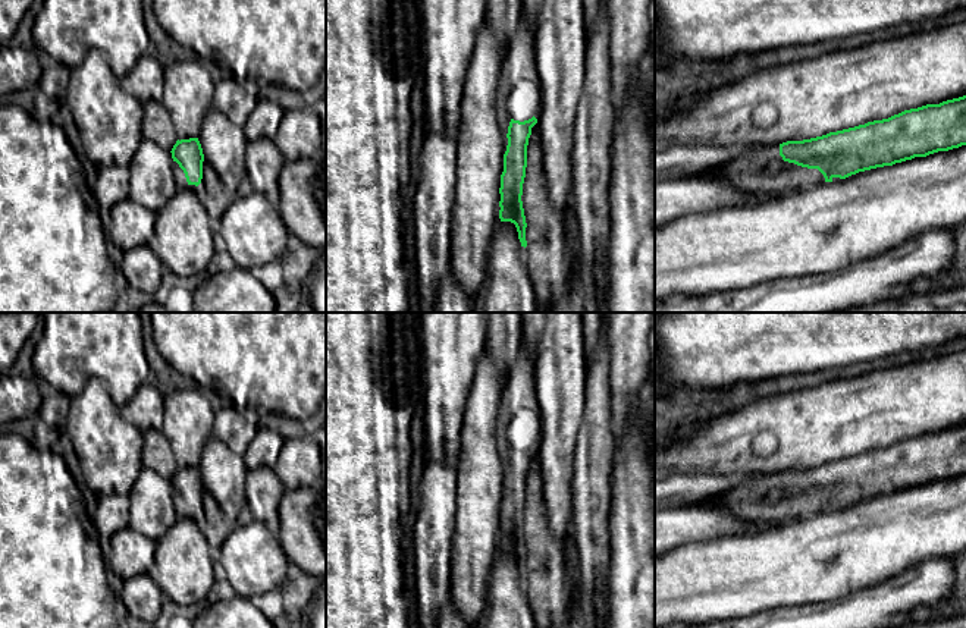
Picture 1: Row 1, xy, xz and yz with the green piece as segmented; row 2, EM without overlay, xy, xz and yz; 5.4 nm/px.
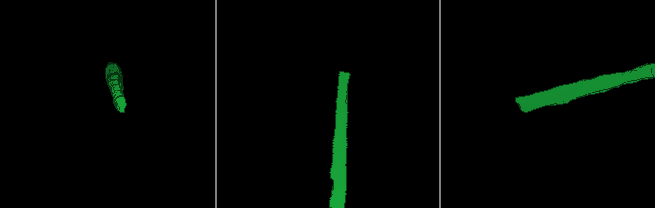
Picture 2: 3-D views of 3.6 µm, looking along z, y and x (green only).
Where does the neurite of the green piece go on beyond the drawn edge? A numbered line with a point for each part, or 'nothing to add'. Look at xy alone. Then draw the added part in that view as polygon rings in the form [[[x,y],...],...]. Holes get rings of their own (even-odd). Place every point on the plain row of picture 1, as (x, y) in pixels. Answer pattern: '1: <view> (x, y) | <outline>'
1: xy (181, 511) | [[[173,490],[172,500],[173,500],[175,512],[176,512],[178,518],[179,519],[188,518],[188,511],[186,511],[185,502],[176,490]]]

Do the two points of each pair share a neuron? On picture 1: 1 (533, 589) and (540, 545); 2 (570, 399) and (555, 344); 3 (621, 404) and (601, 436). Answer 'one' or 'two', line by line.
1: one
2: one
3: two

